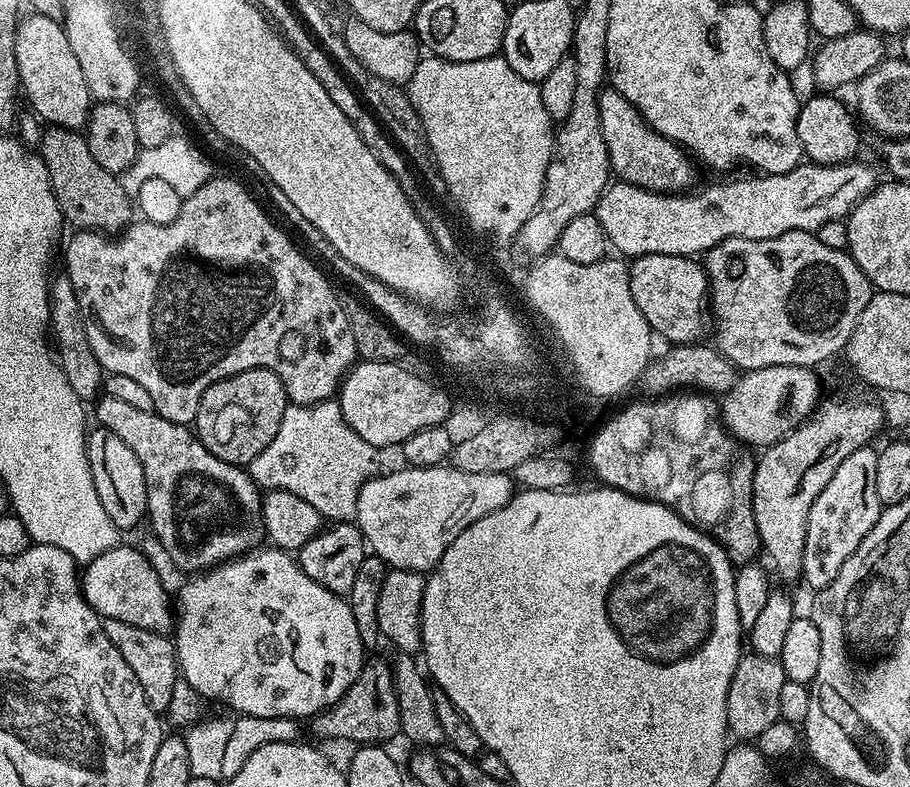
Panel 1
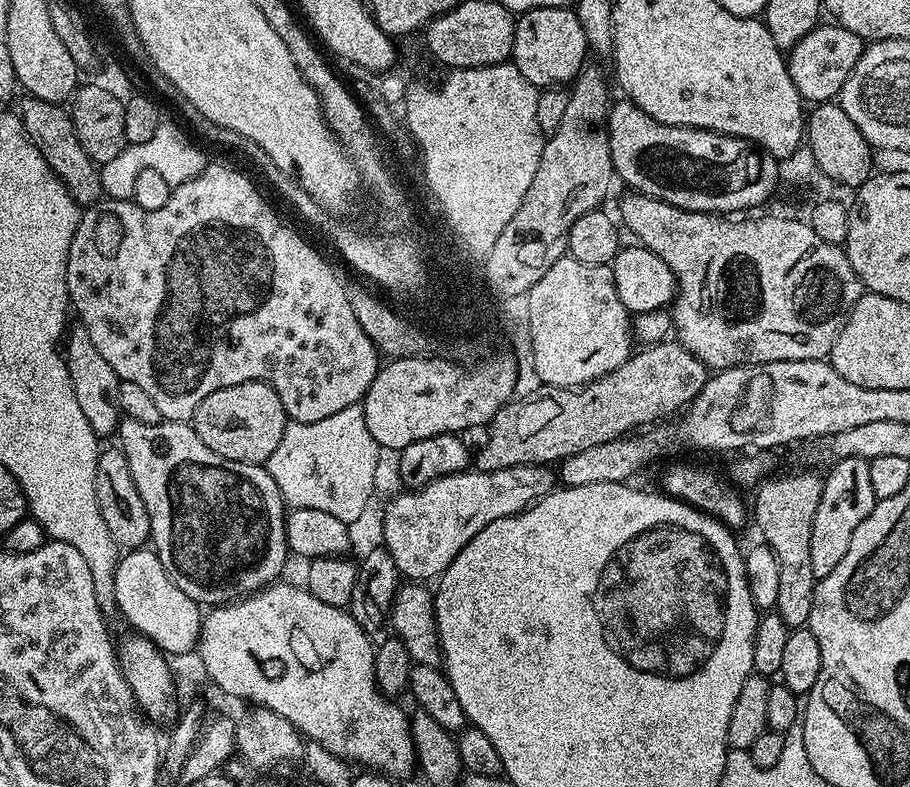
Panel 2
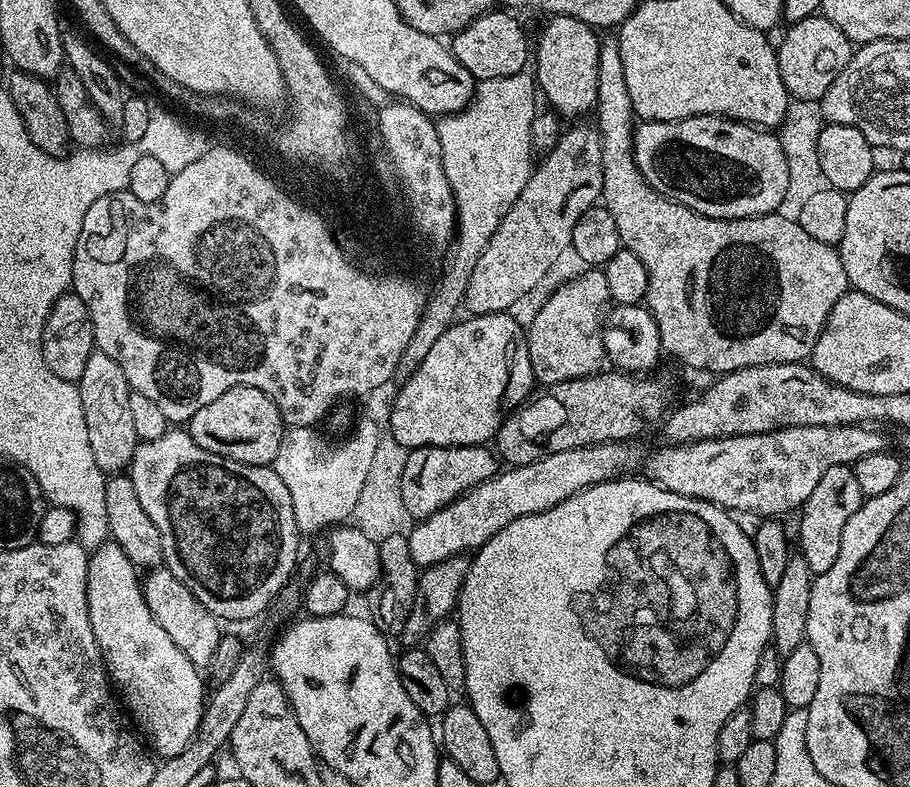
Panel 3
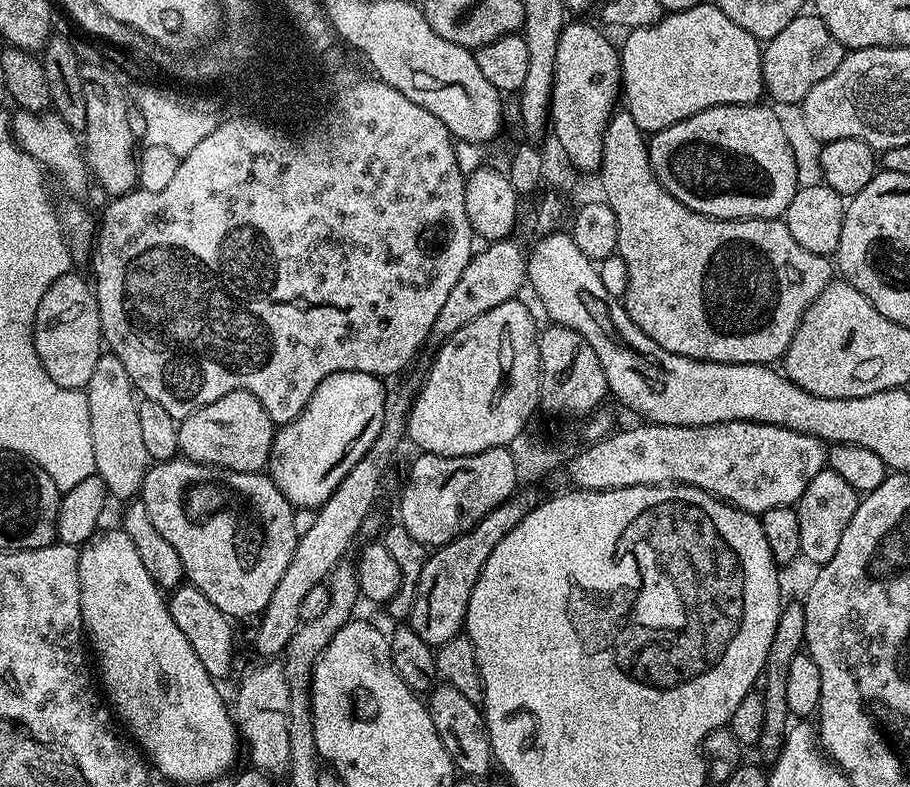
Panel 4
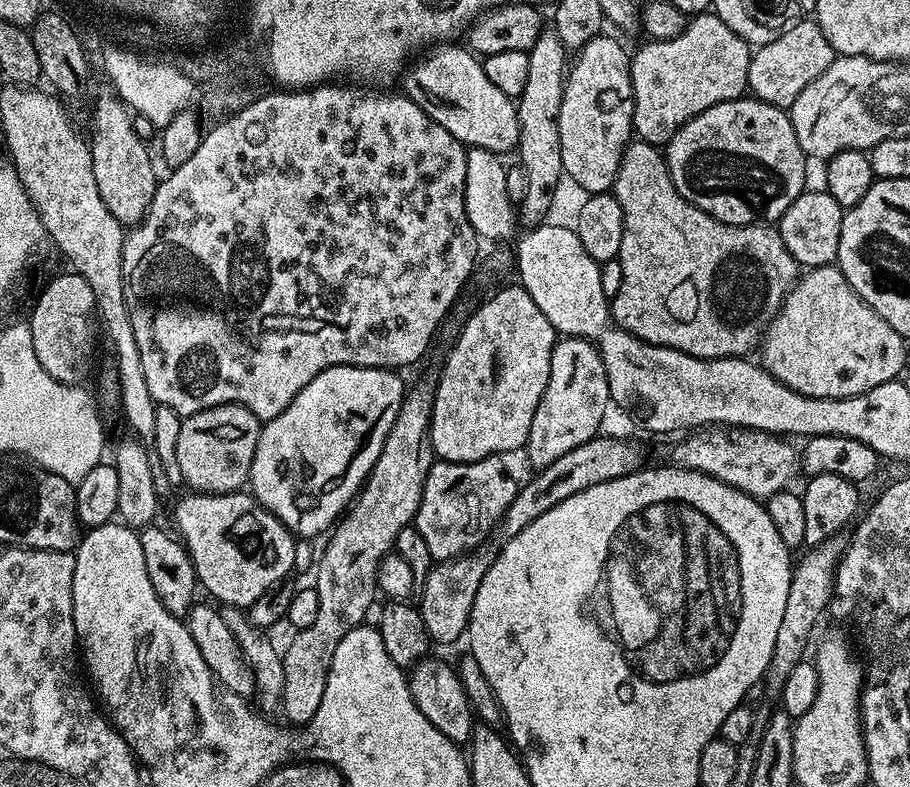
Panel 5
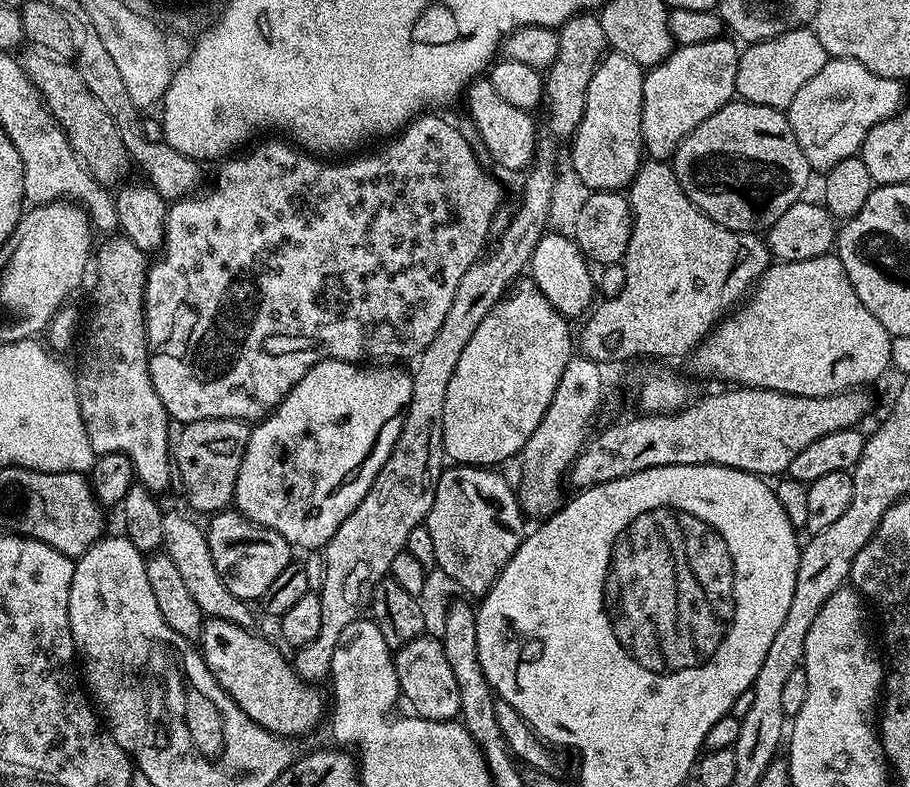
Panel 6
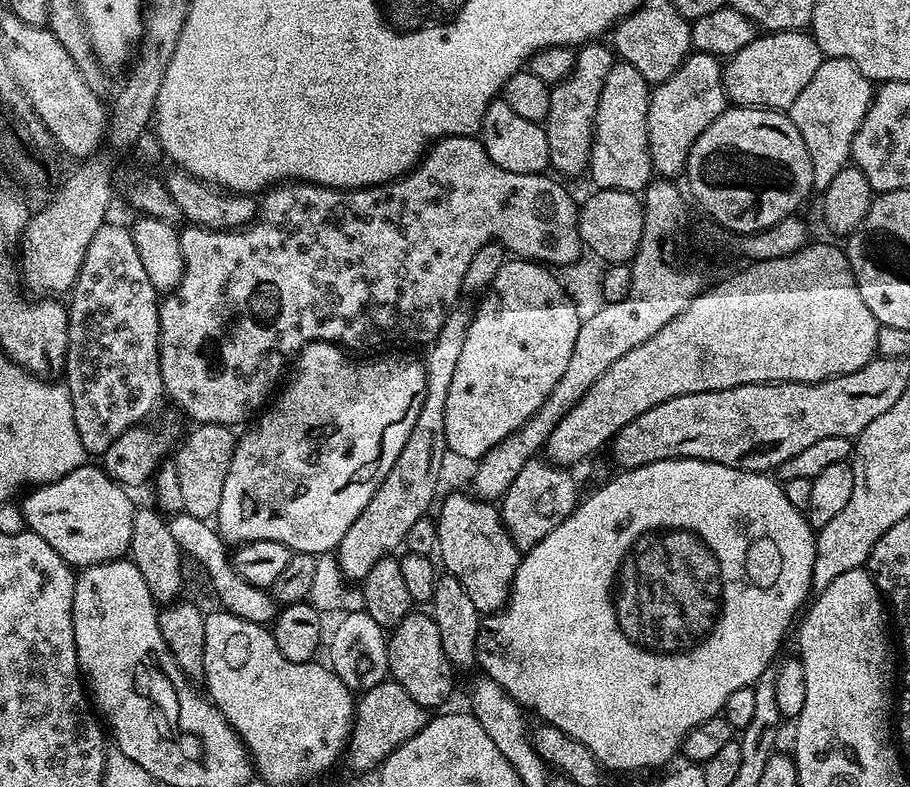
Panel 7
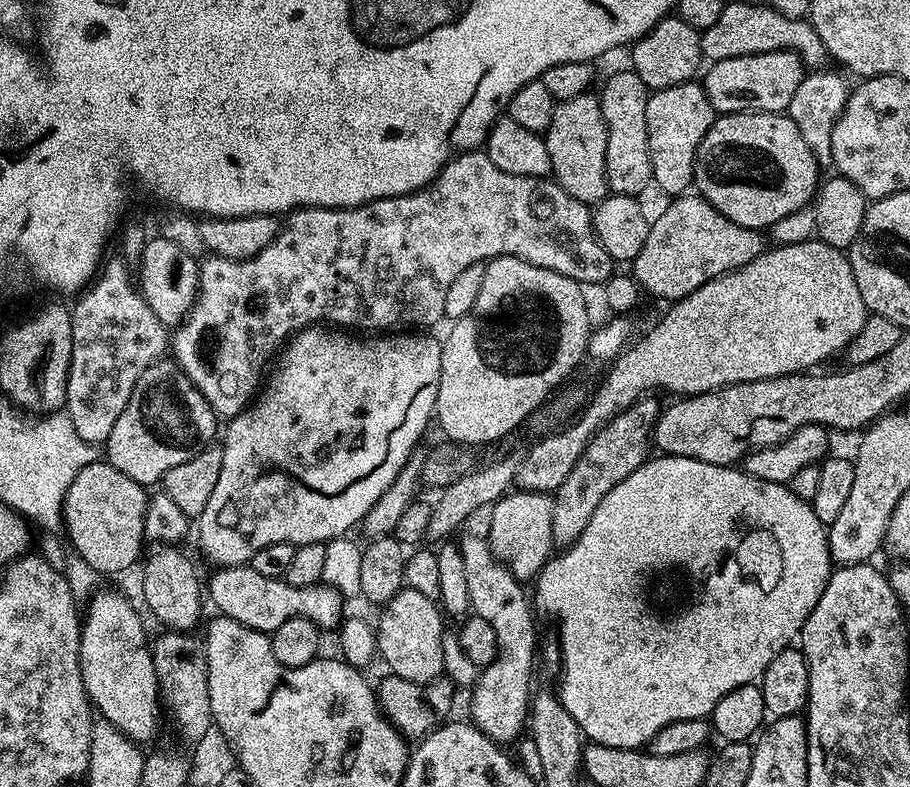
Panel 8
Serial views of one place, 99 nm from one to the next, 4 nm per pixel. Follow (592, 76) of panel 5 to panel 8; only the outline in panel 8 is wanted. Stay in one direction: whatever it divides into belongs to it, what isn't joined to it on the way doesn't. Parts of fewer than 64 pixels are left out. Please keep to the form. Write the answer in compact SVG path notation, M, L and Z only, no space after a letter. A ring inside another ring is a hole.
M631 70L616 72L604 84L604 89L599 89L602 118L606 122L606 178L609 189L617 196L639 197L640 192L653 187L652 167L650 166L650 138L646 134L646 102L650 90L638 78L638 74Z

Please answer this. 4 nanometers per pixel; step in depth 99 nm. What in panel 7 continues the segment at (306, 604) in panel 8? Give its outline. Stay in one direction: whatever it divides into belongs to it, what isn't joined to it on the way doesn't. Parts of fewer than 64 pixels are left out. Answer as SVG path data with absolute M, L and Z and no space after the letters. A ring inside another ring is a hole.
M176 514L168 520L168 525L170 526L170 535L174 538L174 542L178 542L181 553L184 553L190 560L191 558L197 560L204 567L208 574L208 580L212 583L212 590L220 599L219 607L223 611L234 614L246 622L265 626L271 625L275 621L278 605L272 599L271 591L246 582L246 578L242 578L236 573L229 553L227 551L224 553L225 541L211 523L187 514Z

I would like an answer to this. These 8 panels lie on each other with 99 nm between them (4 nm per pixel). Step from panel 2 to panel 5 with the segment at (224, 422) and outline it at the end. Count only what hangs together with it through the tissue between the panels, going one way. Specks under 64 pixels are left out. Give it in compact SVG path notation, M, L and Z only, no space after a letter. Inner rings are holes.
M219 404L183 417L178 430L178 470L182 470L182 481L194 492L209 492L217 496L227 492L241 491L247 485L250 466L254 462L254 450L258 450L261 420L241 404Z

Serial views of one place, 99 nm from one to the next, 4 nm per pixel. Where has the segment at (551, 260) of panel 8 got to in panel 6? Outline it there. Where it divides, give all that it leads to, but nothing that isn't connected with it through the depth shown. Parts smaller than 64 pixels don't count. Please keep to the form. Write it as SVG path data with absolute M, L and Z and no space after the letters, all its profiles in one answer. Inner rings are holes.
M440 114L417 116L395 133L381 152L372 152L369 156L353 155L339 162L329 162L304 151L295 143L280 140L253 143L245 156L225 159L219 165L216 185L209 192L201 191L168 204L164 219L164 260L153 259L147 269L144 316L148 331L149 374L154 390L169 417L173 421L180 420L181 425L214 418L259 422L284 401L286 394L290 394L292 387L311 368L323 360L384 362L389 356L392 359L389 361L404 362L400 360L411 361L419 356L430 342L434 342L434 334L438 334L450 310L450 302L454 302L454 290L458 290L462 274L466 274L485 251L484 240L489 239L491 219L502 201L499 182L488 176L487 170L480 165L483 164L481 157L466 142L459 127L455 123L447 124Z

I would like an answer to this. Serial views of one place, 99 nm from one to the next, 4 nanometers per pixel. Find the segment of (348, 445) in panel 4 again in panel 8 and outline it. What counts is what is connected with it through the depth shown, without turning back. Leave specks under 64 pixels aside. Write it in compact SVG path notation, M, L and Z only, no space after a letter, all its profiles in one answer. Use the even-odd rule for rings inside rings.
M309 326L302 331L296 333L283 345L282 351L279 353L278 359L275 361L274 367L271 369L270 375L263 381L262 387L259 389L258 395L254 402L249 403L243 412L239 412L227 421L228 433L224 436L222 447L222 474L218 474L218 486L214 486L214 494L210 494L210 502L206 502L206 510L202 510L202 514L198 517L200 524L200 548L204 551L204 556L208 560L213 560L213 565L221 568L233 568L239 564L247 565L254 558L254 554L258 554L258 550L262 550L262 546L274 546L278 542L286 542L287 544L323 544L333 540L336 537L343 537L345 534L351 533L351 528L361 523L365 514L374 506L374 502L378 502L378 498L382 498L382 494L386 494L386 490L390 486L390 482L394 482L394 478L398 478L398 474L402 470L402 466L406 466L406 462L410 459L416 444L420 440L420 435L428 428L428 420L433 419L436 399L438 398L438 386L440 385L440 371L442 370L442 344L439 339L435 340L432 336L392 336L396 334L380 334L377 340L355 340L355 335L345 334L340 330L333 330L328 326Z

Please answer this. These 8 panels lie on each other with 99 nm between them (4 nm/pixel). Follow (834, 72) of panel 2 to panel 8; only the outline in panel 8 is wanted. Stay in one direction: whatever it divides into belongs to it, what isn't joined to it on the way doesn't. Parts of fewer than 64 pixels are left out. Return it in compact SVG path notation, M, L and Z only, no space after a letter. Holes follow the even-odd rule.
M763 52L711 61L702 83L717 114L729 112L787 113L794 90L804 81L806 65L796 52Z

